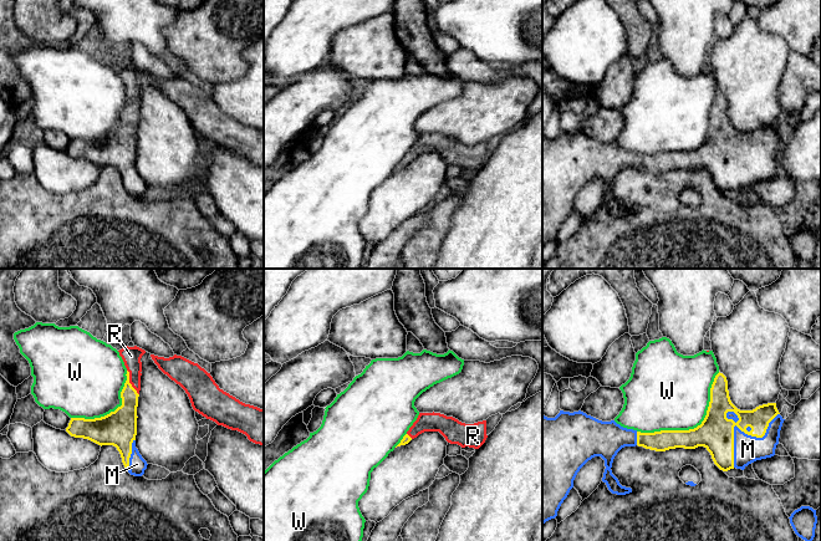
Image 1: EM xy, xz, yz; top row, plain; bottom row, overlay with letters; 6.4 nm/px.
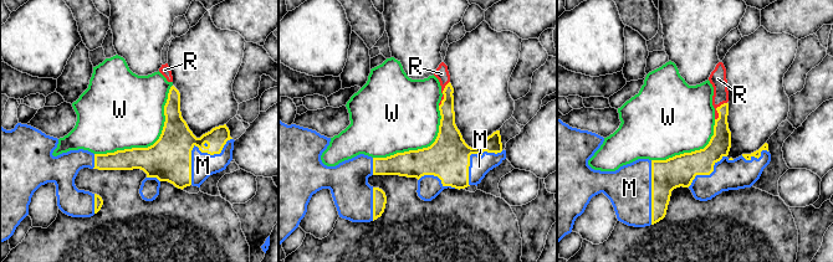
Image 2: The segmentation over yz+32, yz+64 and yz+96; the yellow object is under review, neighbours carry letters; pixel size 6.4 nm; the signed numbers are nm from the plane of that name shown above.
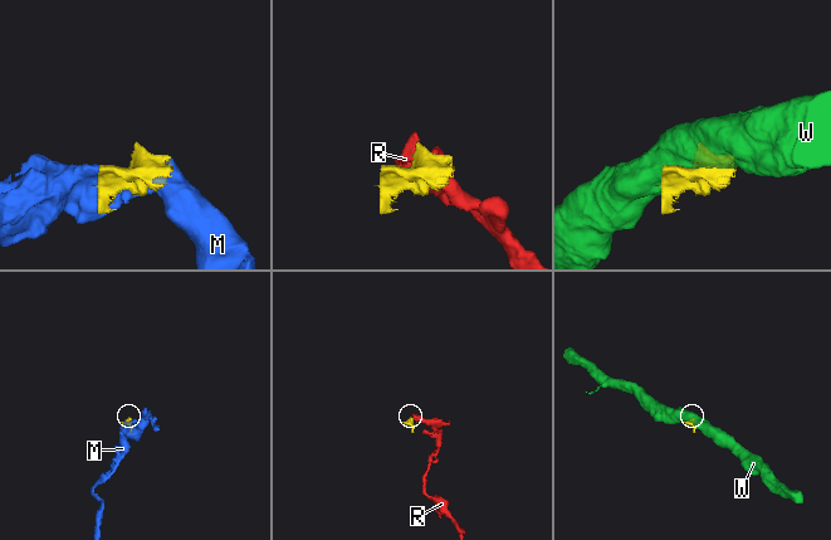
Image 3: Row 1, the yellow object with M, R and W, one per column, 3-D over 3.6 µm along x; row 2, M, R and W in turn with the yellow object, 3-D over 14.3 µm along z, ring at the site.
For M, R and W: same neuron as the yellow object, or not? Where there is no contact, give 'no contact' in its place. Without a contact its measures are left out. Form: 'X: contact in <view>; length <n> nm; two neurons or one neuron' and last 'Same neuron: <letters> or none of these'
M: contact in yz; length 460 nm; one neuron
R: contact in xy; length 180 nm; one neuron
W: contact in yz; length 650 nm; two neurons
Same neuron: M, R

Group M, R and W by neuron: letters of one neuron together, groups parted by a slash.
M R / W

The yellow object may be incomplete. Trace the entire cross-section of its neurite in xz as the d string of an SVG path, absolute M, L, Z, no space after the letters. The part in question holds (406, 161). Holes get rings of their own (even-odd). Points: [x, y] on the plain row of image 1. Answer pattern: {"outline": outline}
{"outline": "M419 134L417 142L397 168L408 165L424 153L439 153L448 164L474 170L479 170L488 159L486 142L465 146L440 134Z"}

